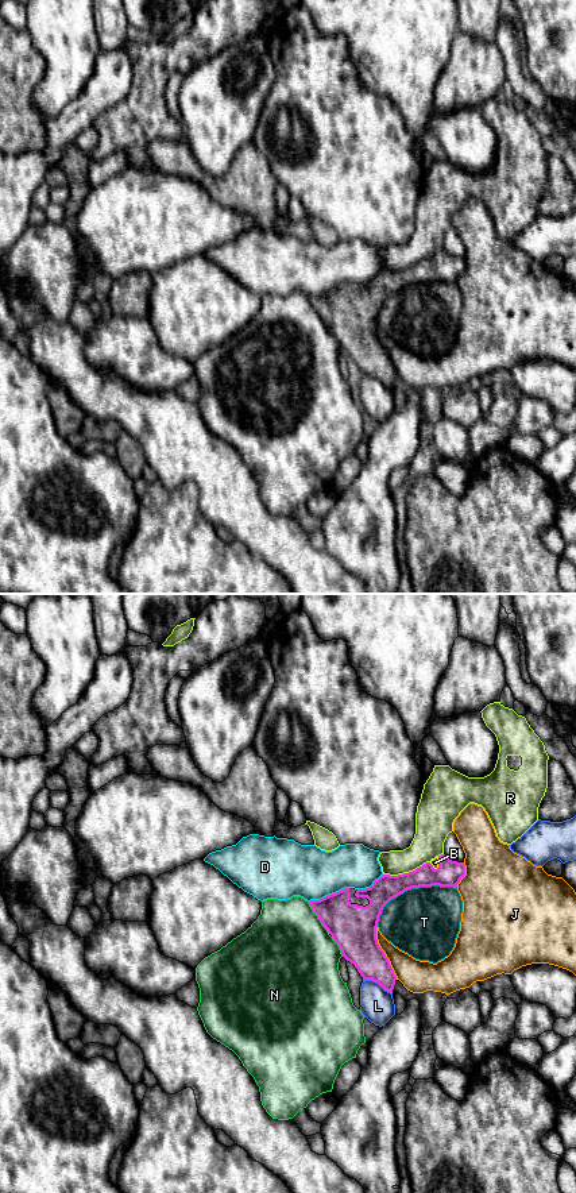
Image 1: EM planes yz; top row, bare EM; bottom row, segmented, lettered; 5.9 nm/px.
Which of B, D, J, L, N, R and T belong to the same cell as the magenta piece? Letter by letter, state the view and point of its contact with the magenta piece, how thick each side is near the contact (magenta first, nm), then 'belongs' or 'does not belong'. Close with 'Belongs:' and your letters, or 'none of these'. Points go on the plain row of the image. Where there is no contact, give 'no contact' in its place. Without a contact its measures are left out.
B: yz (439, 259) | 150/50 nm | belongs
D: yz (328, 290) | 280/320 nm | does not belong
J: yz (383, 348) | 280/190 nm | does not belong
L: yz (378, 378) | 220/190 nm | does not belong
N: yz (319, 313) | 280/480 nm | does not belong
R: yz (406, 269) | 150/190 nm | does not belong
T: yz (410, 284) | 150/420 nm | does not belong
Belongs: B

